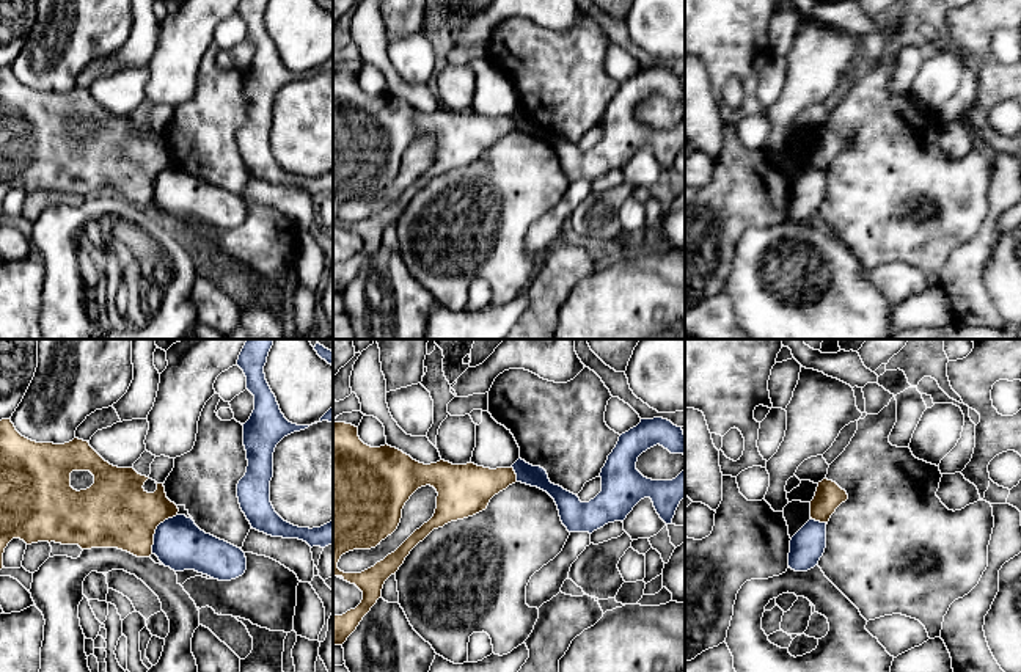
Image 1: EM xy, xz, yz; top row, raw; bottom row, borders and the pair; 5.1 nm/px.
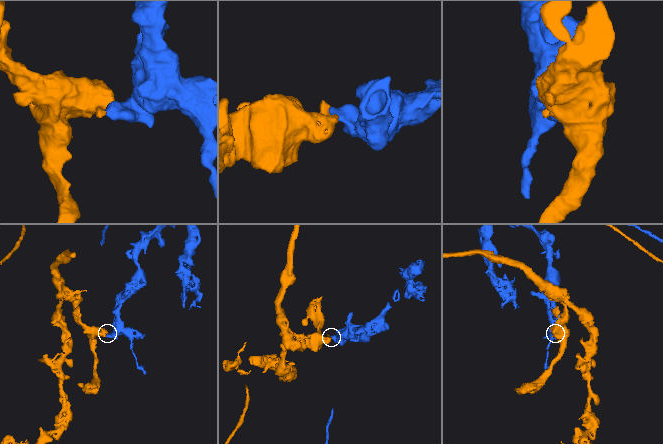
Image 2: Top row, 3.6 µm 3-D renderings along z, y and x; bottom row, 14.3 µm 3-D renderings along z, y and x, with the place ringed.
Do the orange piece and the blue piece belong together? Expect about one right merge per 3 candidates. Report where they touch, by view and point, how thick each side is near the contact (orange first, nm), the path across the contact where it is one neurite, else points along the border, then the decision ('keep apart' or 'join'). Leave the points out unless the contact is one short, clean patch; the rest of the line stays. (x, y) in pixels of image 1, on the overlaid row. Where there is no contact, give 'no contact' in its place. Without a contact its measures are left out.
meets orange in xy at (154, 531); 360 nm thick on the orange side, 260 nm on the other; border along xy (176, 514), (157, 526), (151, 553); keep apart

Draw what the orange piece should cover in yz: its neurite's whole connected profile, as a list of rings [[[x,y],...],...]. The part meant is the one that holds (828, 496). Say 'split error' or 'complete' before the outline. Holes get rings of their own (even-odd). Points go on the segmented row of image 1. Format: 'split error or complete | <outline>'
complete | [[[823,479],[818,482],[814,499],[811,501],[811,518],[820,523],[829,521],[836,509],[848,499],[845,490],[836,482]]]

